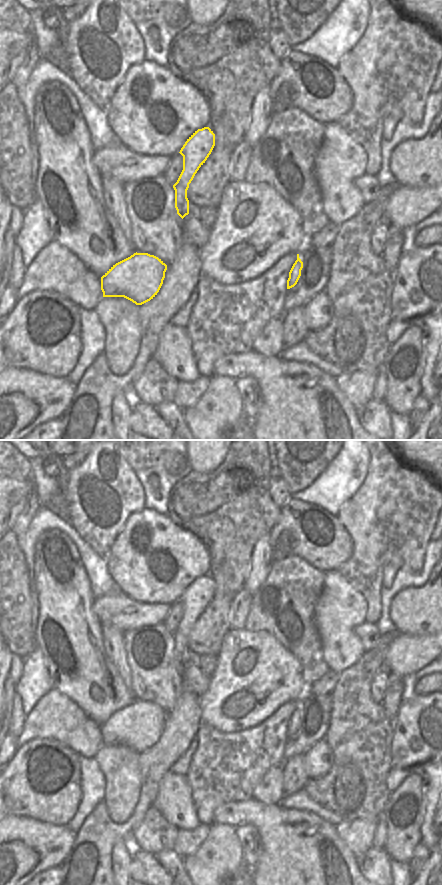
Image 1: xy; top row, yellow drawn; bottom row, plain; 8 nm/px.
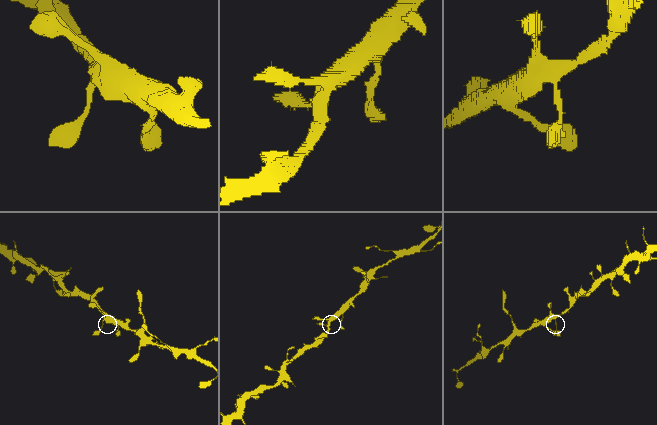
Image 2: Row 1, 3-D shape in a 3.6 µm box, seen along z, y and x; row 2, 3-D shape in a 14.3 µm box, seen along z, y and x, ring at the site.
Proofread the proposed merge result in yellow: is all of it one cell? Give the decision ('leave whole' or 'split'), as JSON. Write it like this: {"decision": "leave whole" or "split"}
{"decision": "leave whole"}

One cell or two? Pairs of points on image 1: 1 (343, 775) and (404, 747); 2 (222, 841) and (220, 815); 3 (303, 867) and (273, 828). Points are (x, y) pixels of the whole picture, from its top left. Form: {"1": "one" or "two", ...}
{"1": "two", "2": "two", "3": "one"}

